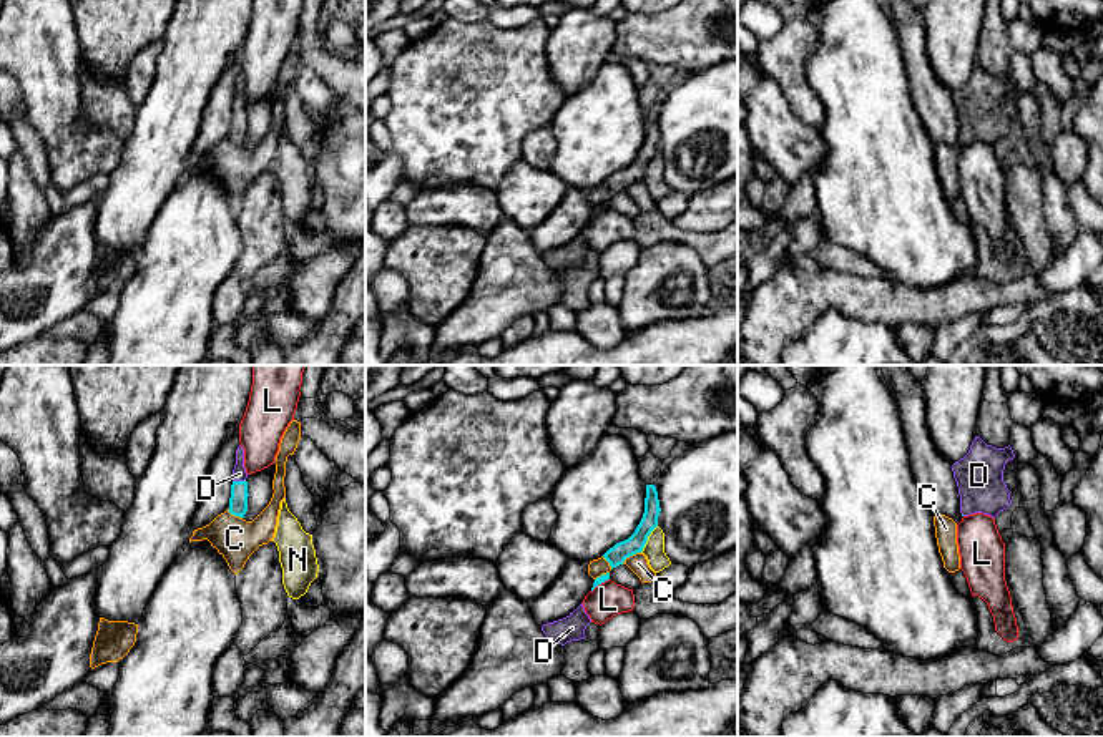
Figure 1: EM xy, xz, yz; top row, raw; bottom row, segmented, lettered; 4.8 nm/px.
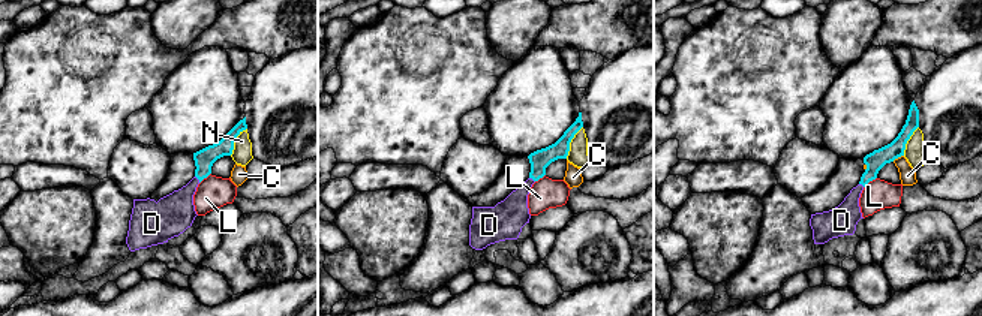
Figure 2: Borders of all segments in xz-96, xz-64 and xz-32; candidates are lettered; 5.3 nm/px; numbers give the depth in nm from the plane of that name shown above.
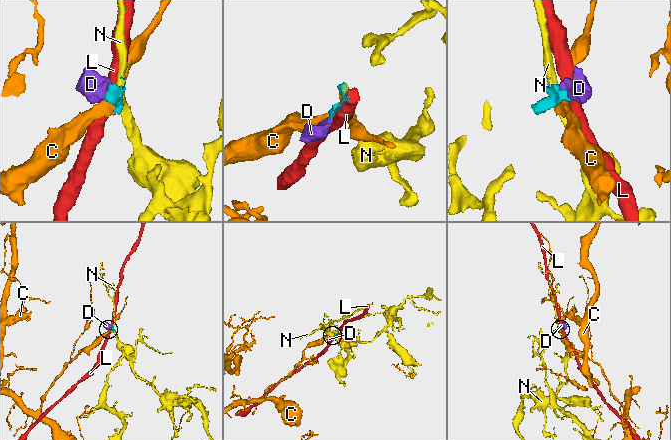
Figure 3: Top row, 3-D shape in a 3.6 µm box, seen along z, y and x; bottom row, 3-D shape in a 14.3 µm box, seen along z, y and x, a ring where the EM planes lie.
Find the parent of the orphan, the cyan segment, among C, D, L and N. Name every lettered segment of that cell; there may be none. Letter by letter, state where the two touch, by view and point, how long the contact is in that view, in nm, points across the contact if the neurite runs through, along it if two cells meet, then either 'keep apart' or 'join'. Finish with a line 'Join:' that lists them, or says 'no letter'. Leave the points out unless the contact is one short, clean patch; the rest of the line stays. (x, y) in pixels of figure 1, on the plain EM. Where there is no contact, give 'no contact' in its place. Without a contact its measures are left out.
C: xz (630, 183) | 110 nm | along xz (640, 180), (622, 191) | keep apart
D: xy (238, 110) | 70 nm | across xy (238, 131), (238, 110), (240, 102) | join
L: xz (600, 211) | 110 nm | along xz (608, 206), (592, 219) | keep apart
N: xz (647, 166) | 160 nm | keep apart
Join: D

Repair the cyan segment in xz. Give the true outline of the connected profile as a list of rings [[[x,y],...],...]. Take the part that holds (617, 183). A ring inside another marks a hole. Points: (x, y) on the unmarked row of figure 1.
[[[646,113],[645,141],[635,161],[628,168],[616,171],[603,183],[611,198],[623,193],[626,186],[643,179],[648,164],[658,154],[659,139],[661,136],[656,115]]]

